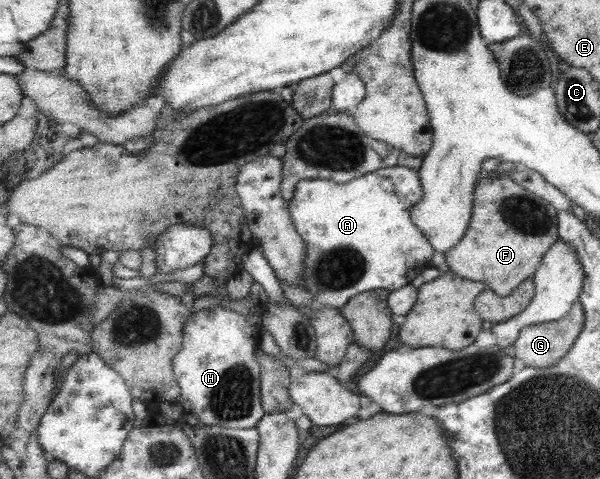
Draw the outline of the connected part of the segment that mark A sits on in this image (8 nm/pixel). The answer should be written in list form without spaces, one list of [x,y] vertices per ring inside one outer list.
[[[389,166],[381,168],[380,170],[361,175],[359,178],[351,179],[347,183],[337,183],[330,179],[302,179],[296,183],[293,197],[287,201],[288,210],[290,211],[290,218],[296,227],[297,233],[305,243],[305,258],[303,259],[304,273],[301,274],[302,285],[299,287],[305,288],[311,295],[311,299],[319,307],[331,307],[331,309],[340,309],[344,307],[349,299],[353,298],[357,293],[371,290],[385,290],[395,291],[403,287],[413,280],[419,271],[430,268],[429,260],[433,252],[432,245],[425,239],[425,235],[421,235],[419,228],[412,223],[410,218],[410,211],[424,195],[422,185],[420,183],[420,176],[417,171],[408,167]]]

